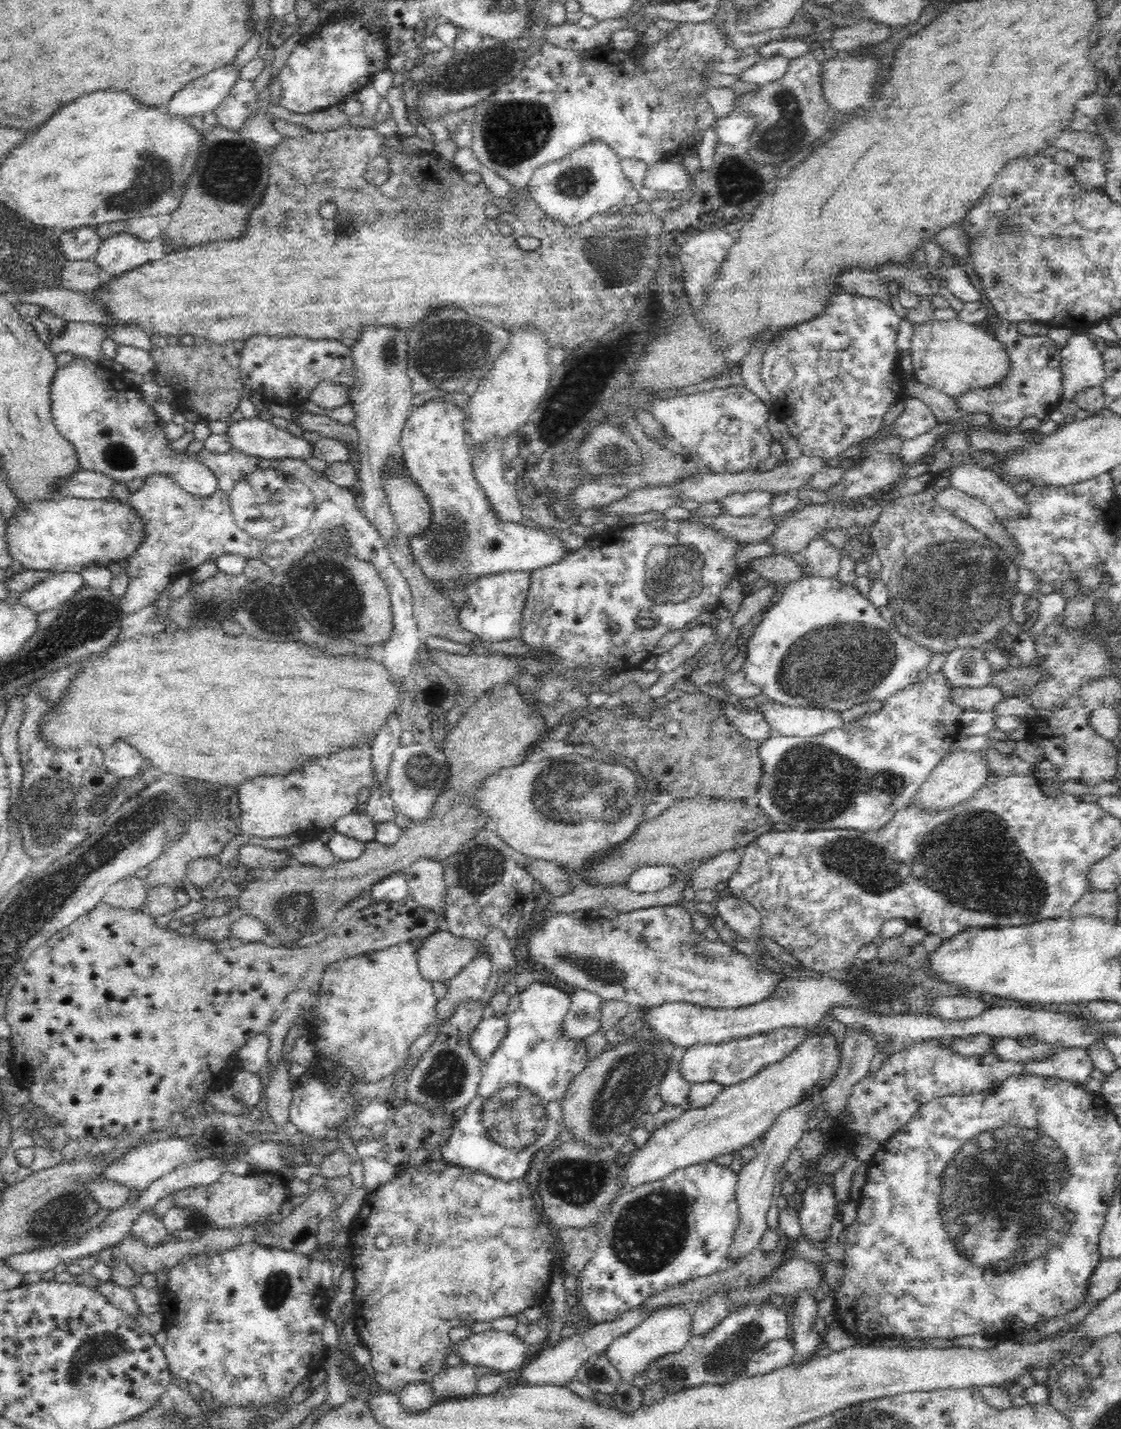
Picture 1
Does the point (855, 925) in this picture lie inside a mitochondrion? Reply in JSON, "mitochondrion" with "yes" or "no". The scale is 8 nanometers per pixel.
{"mitochondrion":"no"}

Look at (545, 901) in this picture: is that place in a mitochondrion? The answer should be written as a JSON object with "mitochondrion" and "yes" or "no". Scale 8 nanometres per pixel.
{"mitochondrion":"no"}

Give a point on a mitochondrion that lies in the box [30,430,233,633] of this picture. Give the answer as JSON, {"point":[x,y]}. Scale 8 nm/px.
{"point":[117,455]}

